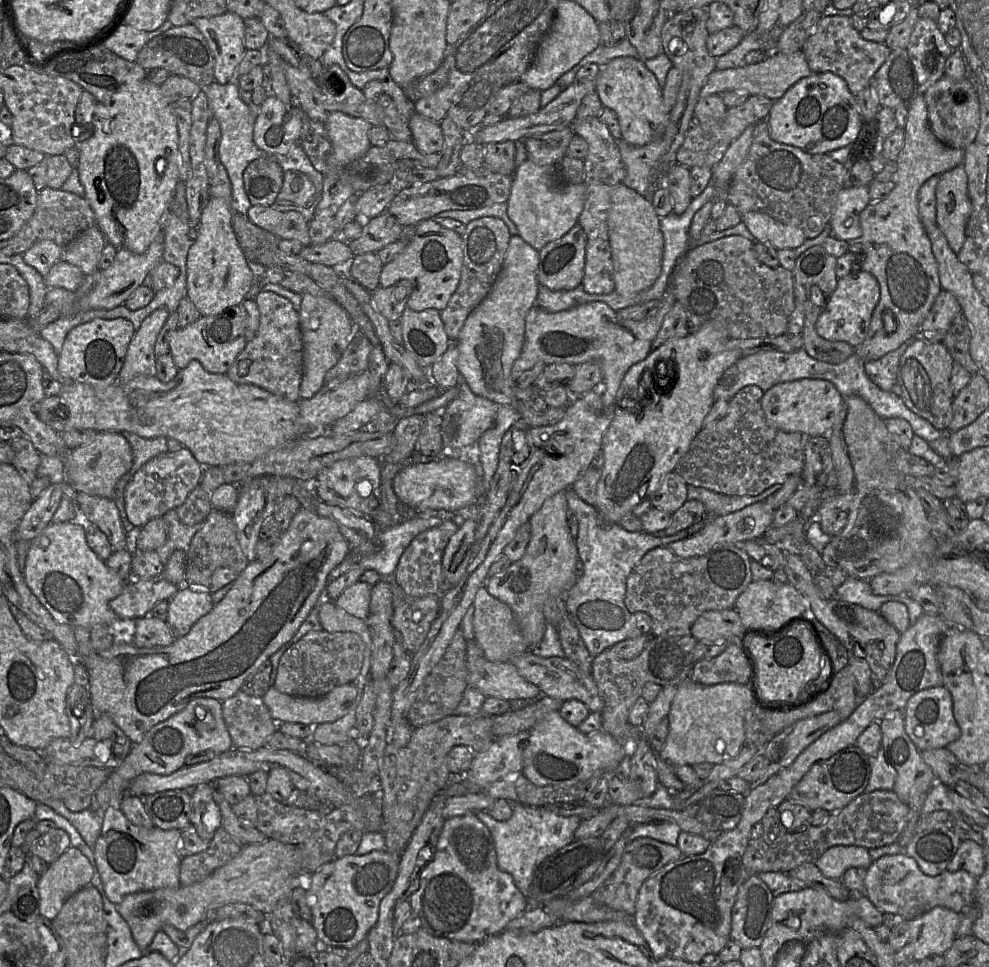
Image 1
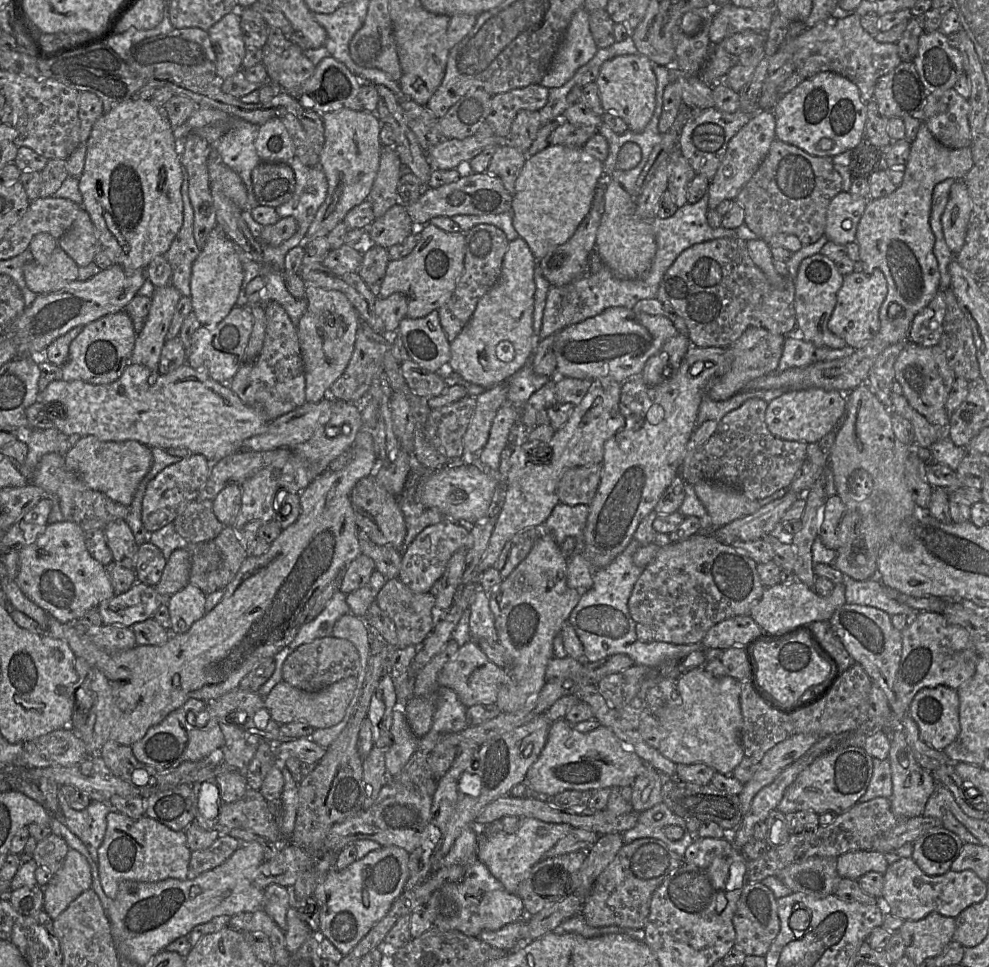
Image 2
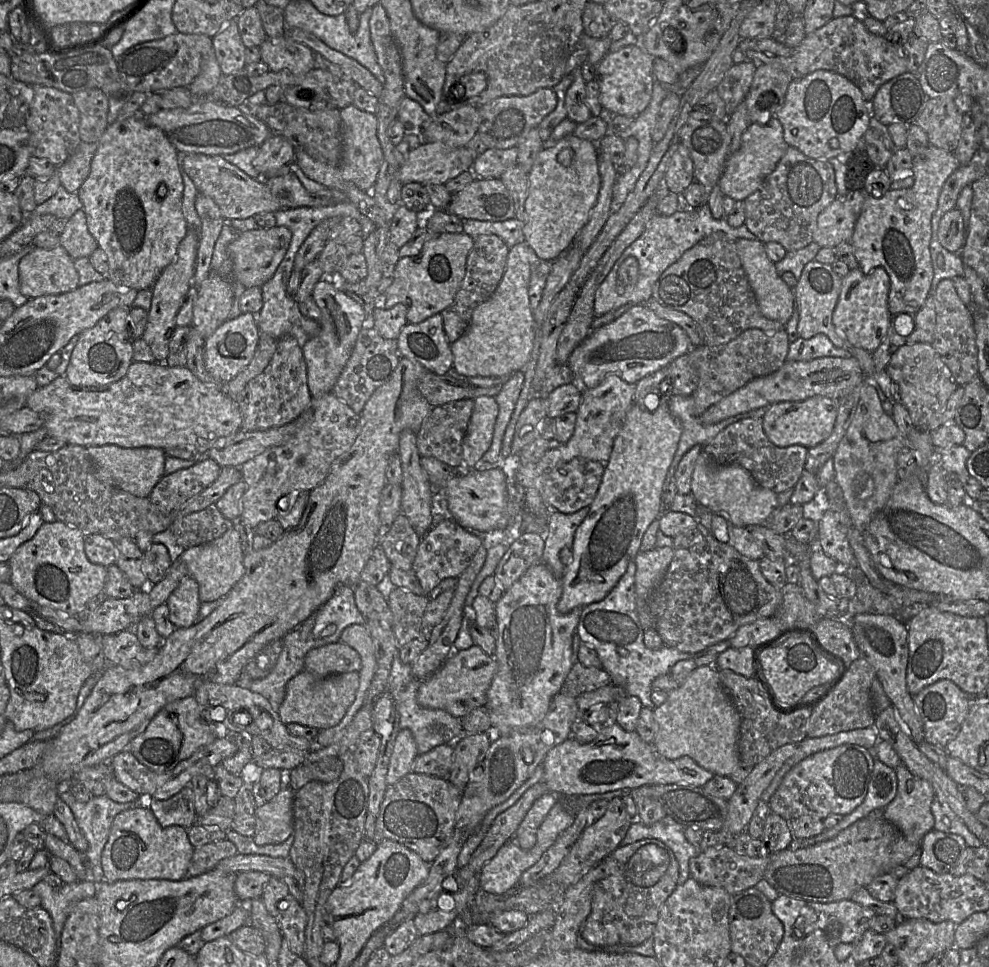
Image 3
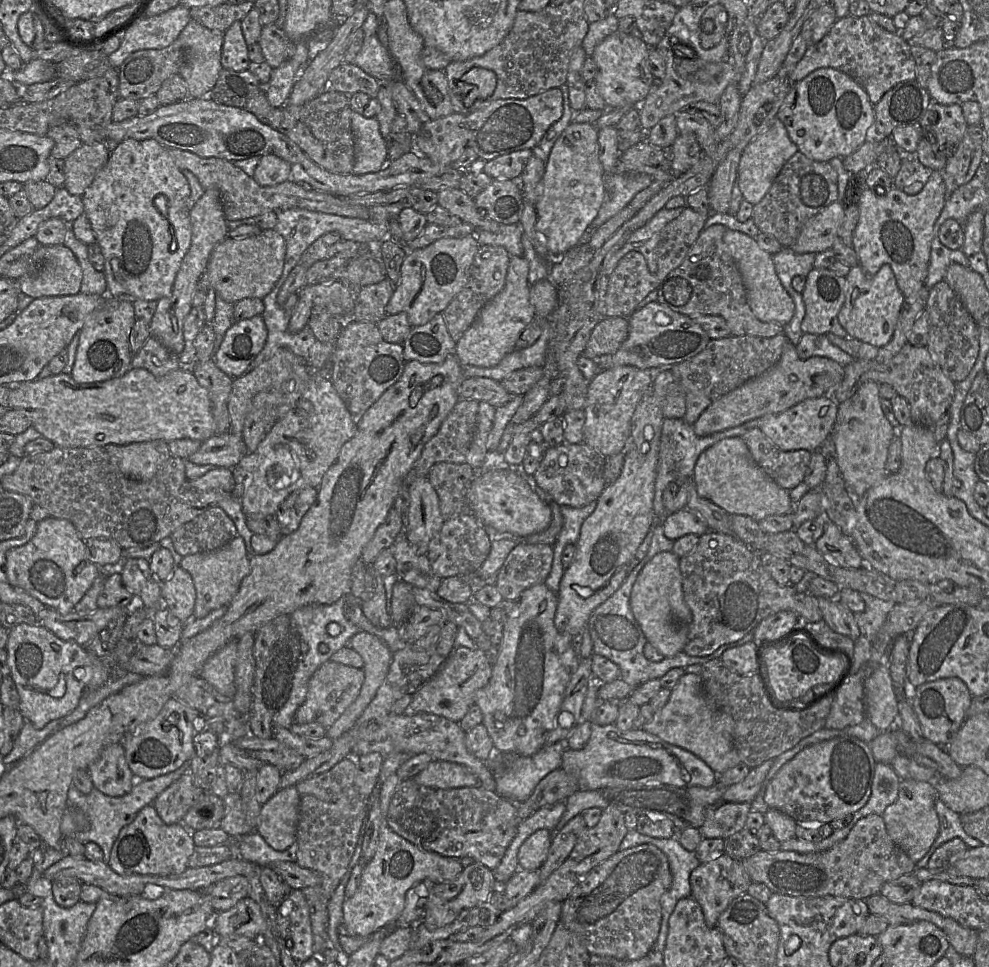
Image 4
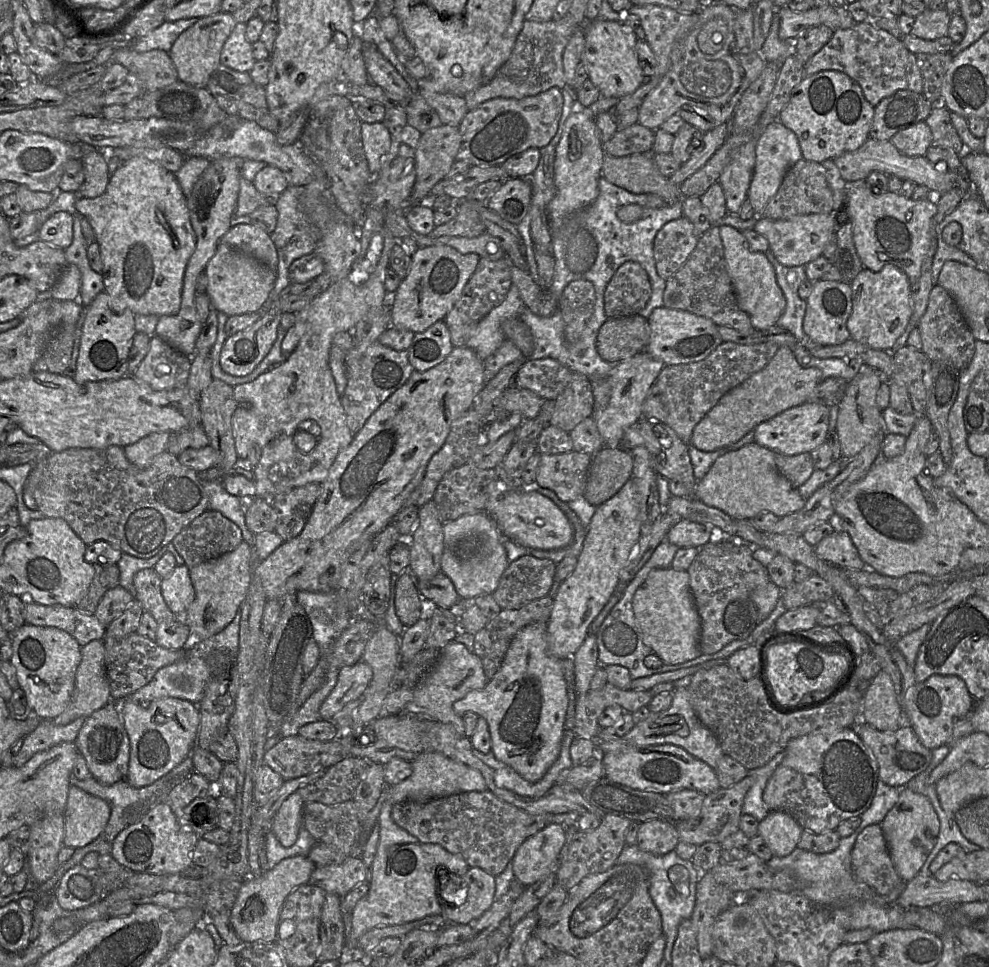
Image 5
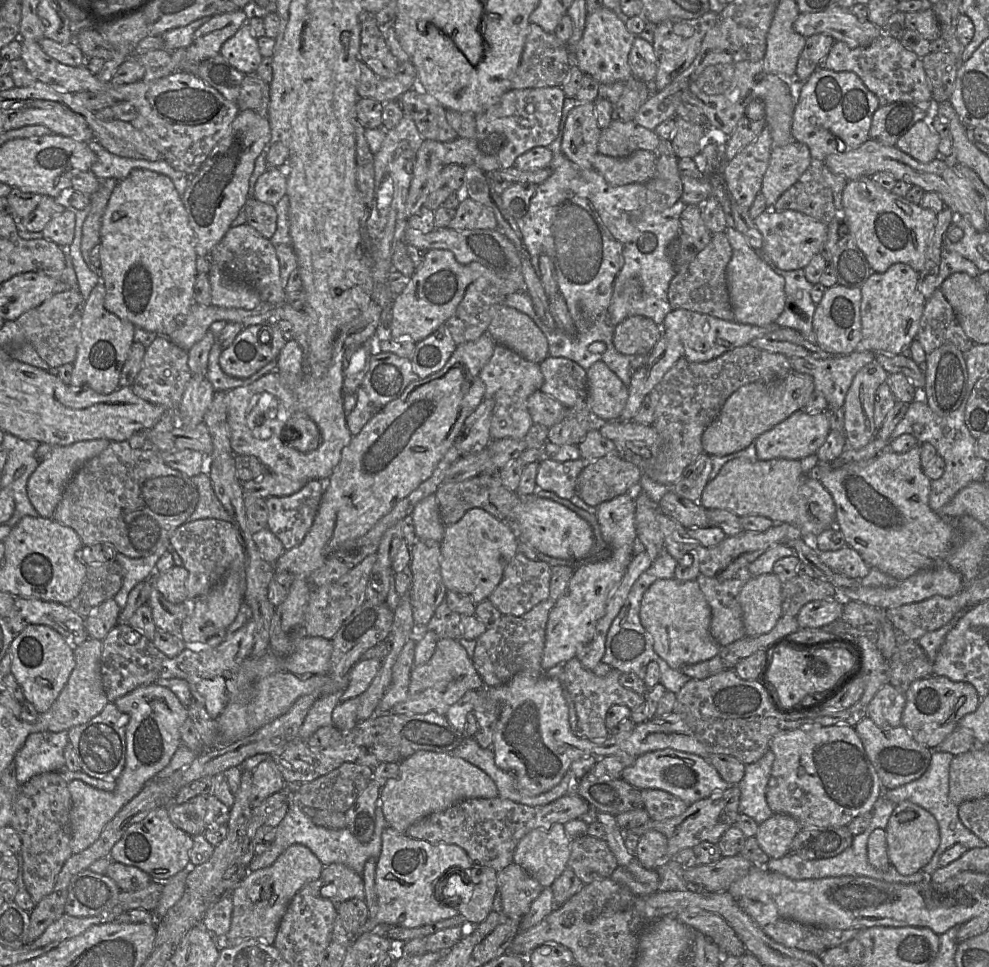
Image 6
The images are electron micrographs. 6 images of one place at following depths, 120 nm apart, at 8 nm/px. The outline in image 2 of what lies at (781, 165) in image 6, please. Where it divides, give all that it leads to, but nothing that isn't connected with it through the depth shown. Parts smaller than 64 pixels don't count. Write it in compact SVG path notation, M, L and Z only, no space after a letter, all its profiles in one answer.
M764 110L757 113L728 143L726 154L708 187L709 201L708 208L716 207L724 200L734 201L741 189L752 178L759 166L768 154L771 143L776 139L776 119L772 110Z

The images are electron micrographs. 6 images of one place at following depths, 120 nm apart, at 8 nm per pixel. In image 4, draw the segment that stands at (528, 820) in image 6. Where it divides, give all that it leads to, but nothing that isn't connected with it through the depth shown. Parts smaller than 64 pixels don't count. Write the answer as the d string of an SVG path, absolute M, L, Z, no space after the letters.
M413 778L401 780L397 786L386 820L391 830L422 850L456 859L471 858L490 870L495 870L501 863L522 821L517 813L517 804L495 791L486 790L482 786L437 789L420 785Z

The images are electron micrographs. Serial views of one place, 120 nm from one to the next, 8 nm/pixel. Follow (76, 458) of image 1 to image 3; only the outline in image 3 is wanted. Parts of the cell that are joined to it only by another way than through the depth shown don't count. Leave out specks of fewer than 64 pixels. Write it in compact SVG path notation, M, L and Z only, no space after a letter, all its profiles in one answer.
M116 445L85 447L94 465L94 475L101 482L137 497L148 497L165 475L166 453L161 448L122 448Z

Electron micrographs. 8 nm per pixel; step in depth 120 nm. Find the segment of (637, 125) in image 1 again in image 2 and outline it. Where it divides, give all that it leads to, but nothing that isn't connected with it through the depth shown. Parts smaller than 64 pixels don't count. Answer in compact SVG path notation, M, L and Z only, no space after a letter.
M641 54L621 55L605 61L595 80L601 105L625 121L628 129L640 133L651 120L656 106L657 79L653 63Z

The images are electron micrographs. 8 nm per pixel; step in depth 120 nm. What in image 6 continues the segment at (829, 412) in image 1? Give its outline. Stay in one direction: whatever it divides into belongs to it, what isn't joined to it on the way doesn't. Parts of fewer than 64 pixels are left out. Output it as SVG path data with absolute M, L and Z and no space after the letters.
M794 412L788 418L762 433L755 439L758 460L794 459L800 460L817 453L830 432L829 419L825 412Z

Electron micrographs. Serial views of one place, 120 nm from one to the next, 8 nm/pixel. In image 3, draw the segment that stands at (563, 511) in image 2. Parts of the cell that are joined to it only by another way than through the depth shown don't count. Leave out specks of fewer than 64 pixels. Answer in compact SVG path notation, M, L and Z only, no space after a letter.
M587 506L571 514L558 510L552 510L550 513L542 562L558 578L563 577L566 566L560 560L560 551L564 547L572 547L575 532L589 510L590 506Z

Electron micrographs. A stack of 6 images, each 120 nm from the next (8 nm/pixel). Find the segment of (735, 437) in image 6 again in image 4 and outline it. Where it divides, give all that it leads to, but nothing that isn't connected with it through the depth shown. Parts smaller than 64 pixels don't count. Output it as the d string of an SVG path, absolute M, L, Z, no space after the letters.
M787 340L774 366L710 404L693 425L694 432L699 437L708 436L766 414L782 412L803 400L830 395L841 384L844 371L841 364L825 357L801 360L795 345Z

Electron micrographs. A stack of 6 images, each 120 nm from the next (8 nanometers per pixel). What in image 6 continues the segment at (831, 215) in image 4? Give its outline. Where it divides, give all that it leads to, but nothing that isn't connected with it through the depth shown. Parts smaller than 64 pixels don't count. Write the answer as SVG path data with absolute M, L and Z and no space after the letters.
M767 209L753 221L763 238L762 250L769 256L775 266L784 271L804 269L815 255L820 254L827 235L827 224L793 210L777 212Z

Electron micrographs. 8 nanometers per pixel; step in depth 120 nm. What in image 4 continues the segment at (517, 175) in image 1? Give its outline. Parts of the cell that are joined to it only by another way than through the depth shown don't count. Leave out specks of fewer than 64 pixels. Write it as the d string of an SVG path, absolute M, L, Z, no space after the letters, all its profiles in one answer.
M571 123L556 140L545 162L541 195L534 204L536 228L545 238L546 247L553 258L558 258L576 247L586 238L606 198L606 175L599 159L598 129L591 123Z

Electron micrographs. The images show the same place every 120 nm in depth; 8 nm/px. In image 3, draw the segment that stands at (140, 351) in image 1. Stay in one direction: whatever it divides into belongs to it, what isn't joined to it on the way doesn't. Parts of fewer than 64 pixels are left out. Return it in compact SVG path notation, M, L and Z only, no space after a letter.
M188 229L185 238L180 242L173 261L163 270L152 287L152 304L148 311L148 322L142 339L149 345L156 363L164 363L169 354L169 343L175 331L176 316L193 284L199 244L198 233Z

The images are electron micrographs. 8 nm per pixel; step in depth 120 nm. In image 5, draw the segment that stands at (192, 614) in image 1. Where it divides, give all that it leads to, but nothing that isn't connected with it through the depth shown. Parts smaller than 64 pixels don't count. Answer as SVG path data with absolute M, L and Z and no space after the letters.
M185 564L176 565L168 576L162 578L161 592L168 608L177 617L182 617L195 598L189 569Z

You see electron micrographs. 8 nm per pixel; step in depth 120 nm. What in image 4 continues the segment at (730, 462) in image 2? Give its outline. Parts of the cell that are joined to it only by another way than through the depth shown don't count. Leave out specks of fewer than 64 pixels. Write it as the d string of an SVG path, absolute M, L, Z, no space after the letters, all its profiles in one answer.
M759 427L741 435L758 466L780 487L791 490L804 480L811 459L808 450L783 451Z

